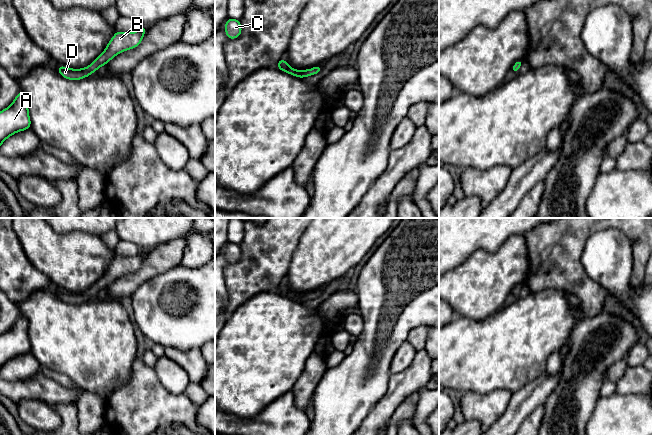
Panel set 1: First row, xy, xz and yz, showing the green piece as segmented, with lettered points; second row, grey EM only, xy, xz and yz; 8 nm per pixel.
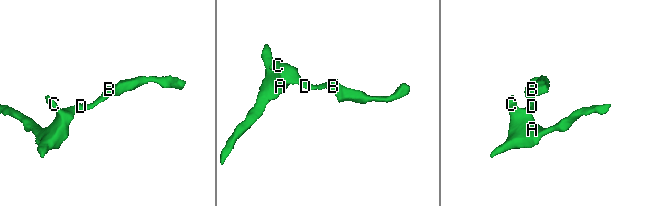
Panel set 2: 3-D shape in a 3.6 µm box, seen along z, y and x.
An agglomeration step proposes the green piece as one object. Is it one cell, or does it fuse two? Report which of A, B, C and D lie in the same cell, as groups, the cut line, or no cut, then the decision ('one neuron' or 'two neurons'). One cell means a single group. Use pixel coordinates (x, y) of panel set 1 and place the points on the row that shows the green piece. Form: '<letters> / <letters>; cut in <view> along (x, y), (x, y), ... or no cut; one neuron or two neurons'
A B C D; no cut; one neuron

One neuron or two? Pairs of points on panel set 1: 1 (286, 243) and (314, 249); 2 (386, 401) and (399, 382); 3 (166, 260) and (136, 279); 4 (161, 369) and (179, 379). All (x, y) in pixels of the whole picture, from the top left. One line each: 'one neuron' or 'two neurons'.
1: two neurons
2: one neuron
3: one neuron
4: one neuron

